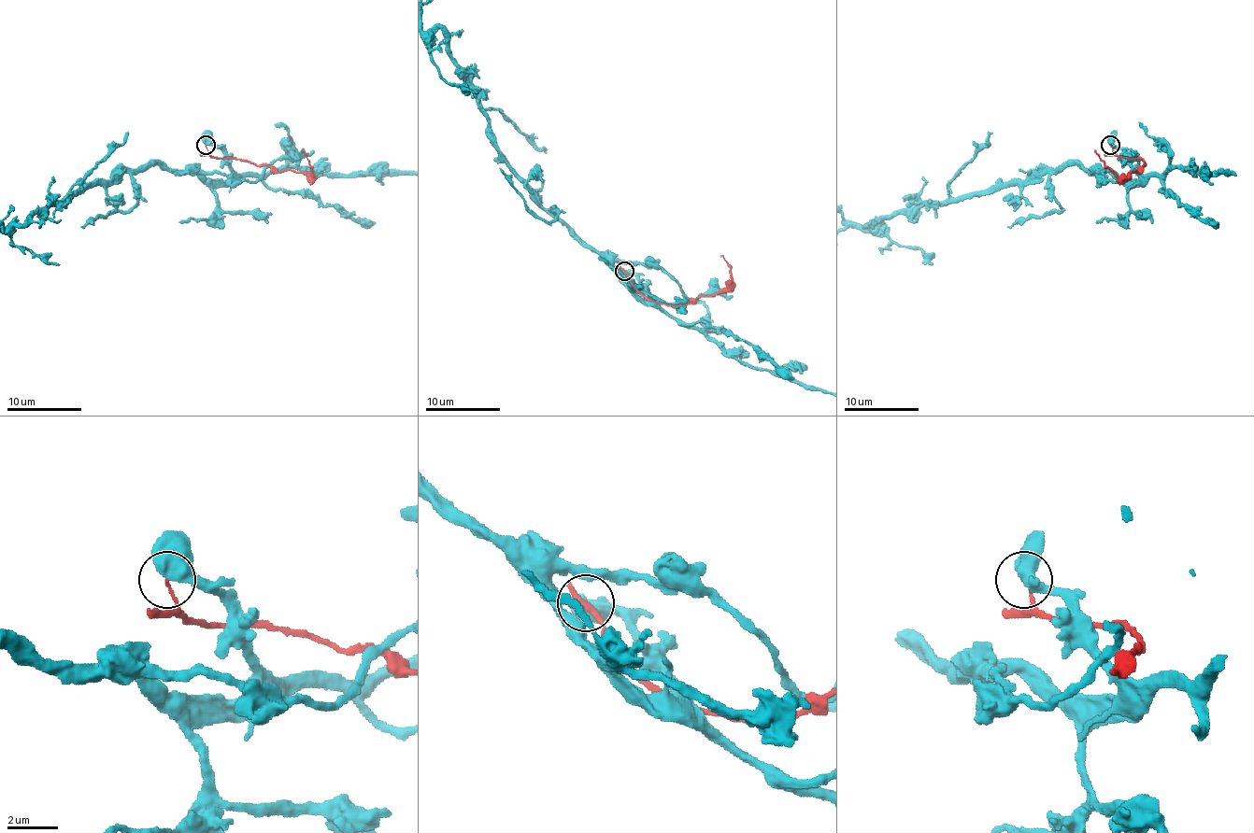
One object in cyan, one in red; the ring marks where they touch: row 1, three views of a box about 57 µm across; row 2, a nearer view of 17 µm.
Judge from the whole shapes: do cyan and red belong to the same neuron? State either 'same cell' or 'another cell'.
another cell

